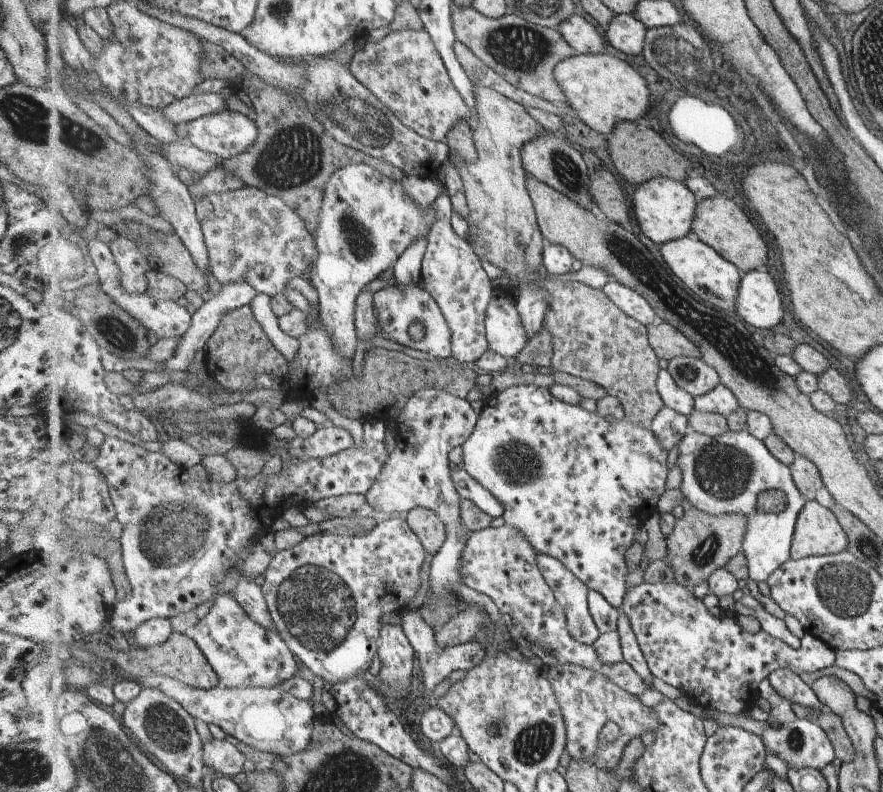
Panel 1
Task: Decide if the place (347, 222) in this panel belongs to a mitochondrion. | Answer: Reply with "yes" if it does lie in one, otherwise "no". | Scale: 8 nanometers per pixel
yes

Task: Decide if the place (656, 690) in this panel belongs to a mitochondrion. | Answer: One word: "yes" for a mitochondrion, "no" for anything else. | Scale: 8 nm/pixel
no

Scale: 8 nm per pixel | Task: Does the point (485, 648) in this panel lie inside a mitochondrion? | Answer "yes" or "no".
no

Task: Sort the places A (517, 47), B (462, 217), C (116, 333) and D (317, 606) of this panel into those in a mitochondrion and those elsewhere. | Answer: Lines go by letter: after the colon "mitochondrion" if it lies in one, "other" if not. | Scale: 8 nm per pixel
A: mitochondrion
B: other
C: mitochondrion
D: mitochondrion

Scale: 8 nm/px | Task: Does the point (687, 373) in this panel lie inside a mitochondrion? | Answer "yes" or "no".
yes

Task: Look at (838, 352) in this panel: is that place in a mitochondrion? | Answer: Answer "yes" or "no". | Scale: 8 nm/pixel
no

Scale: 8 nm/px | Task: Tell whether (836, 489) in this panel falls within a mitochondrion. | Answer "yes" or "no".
no

